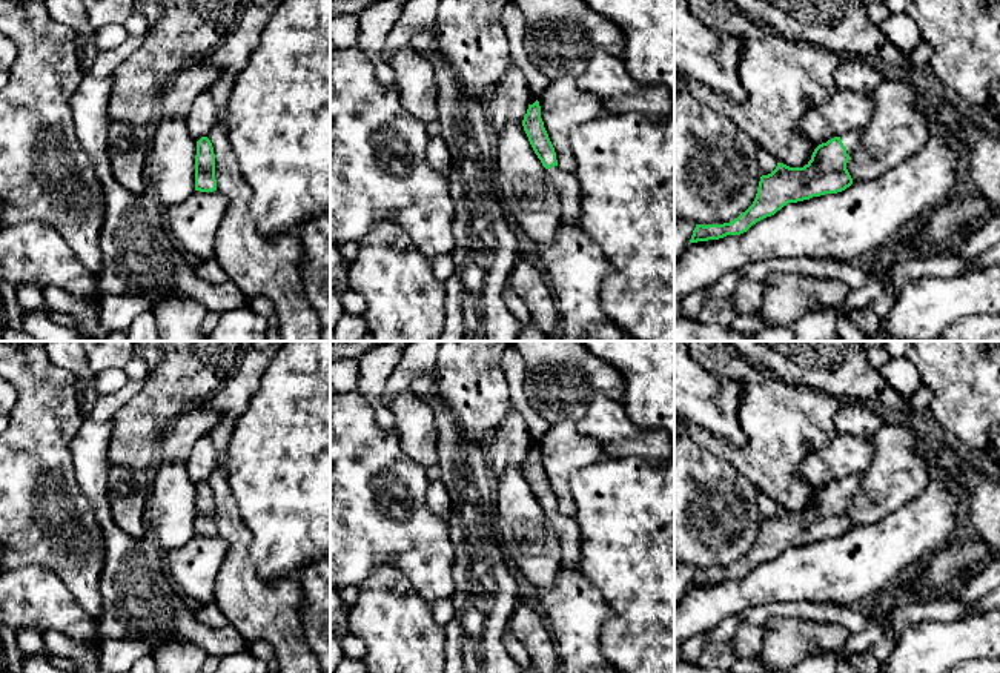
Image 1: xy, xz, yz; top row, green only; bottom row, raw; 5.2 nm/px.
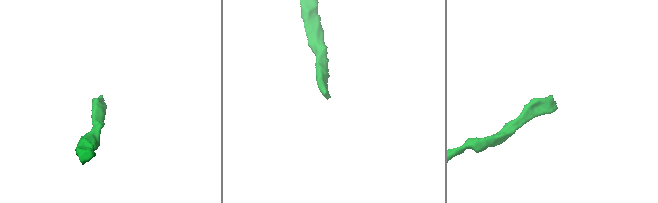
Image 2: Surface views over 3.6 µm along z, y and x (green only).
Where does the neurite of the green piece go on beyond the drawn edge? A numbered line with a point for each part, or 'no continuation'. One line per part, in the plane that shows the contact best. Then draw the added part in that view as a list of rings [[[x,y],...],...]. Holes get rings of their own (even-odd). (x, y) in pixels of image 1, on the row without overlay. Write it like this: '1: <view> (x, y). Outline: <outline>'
1: yz (851, 484). Outline: [[[859,472],[840,479],[840,484],[843,490],[846,492],[848,499],[851,499],[854,495],[860,492],[862,481],[863,481],[863,472]]]

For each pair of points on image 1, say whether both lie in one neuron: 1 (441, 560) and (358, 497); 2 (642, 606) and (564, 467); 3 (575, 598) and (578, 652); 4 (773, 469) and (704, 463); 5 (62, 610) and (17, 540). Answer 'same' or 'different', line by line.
1: same
2: different
3: same
4: different
5: different

